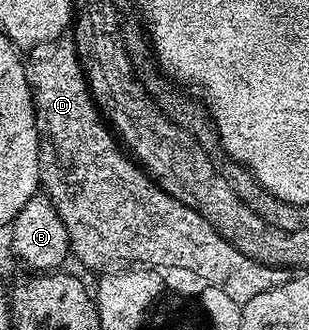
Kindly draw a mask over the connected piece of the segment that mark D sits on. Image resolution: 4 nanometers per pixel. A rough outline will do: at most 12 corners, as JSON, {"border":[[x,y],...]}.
{"border":[[75,39],[28,66],[38,180],[92,272],[174,258],[239,304],[290,281],[144,171]]}

